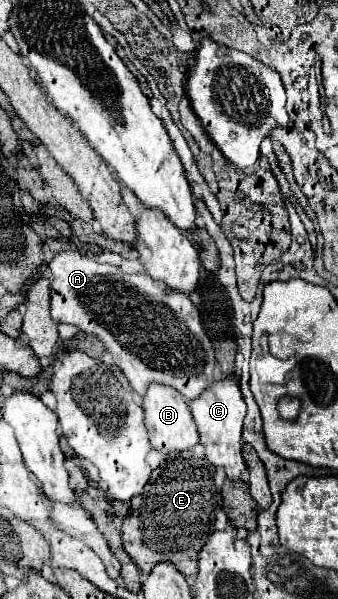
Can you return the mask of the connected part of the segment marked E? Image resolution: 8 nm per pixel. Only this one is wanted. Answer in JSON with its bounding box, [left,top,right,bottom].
[121,452,221,576]

